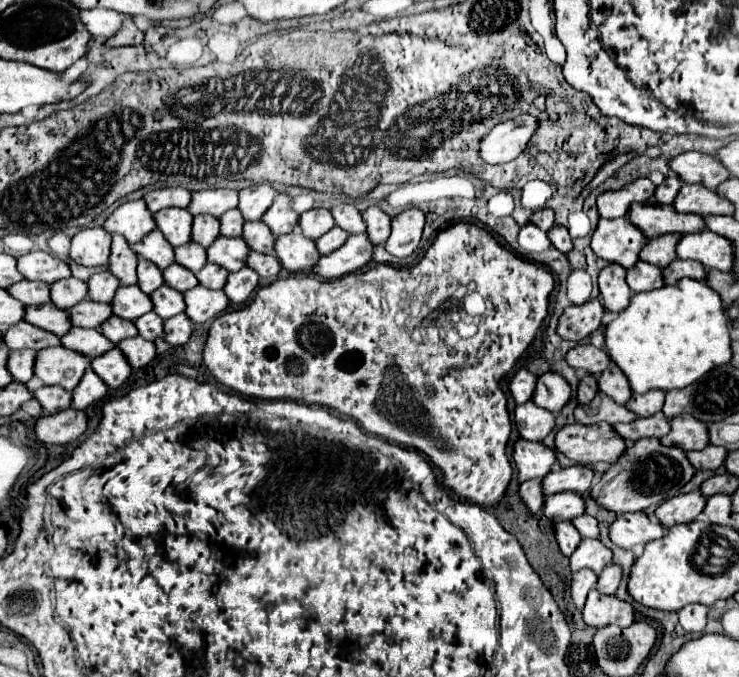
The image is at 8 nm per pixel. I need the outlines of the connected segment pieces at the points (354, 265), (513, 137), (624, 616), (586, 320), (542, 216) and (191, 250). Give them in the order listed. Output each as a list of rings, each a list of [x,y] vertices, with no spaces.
[[[368,234],[350,236],[342,248],[336,252],[322,256],[320,262],[314,266],[314,272],[324,278],[338,278],[350,272],[364,268],[374,256],[374,244],[368,240]]]
[[[524,112],[508,122],[496,124],[486,136],[484,136],[484,146],[480,144],[480,156],[488,164],[504,164],[520,156],[524,152],[528,138],[538,128],[538,120]]]
[[[594,588],[588,594],[588,602],[582,610],[582,616],[584,616],[584,622],[594,628],[602,628],[608,624],[618,624],[624,628],[634,622],[634,608],[632,604],[616,596],[604,596]]]
[[[590,298],[588,302],[580,306],[568,306],[564,314],[560,316],[558,322],[558,334],[564,340],[574,340],[580,342],[594,330],[602,326],[602,316],[604,316],[604,306],[600,298]]]
[[[542,208],[540,212],[534,212],[530,220],[534,220],[534,224],[538,228],[542,228],[544,232],[548,232],[554,226],[554,210],[552,208]]]
[[[188,242],[184,246],[178,246],[176,248],[176,262],[186,266],[192,272],[200,272],[200,268],[204,268],[208,262],[206,248],[200,248],[200,244],[196,244],[196,242]]]

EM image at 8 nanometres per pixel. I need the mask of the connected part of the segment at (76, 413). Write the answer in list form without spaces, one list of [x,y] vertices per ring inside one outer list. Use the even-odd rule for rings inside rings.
[[[72,406],[68,410],[40,416],[34,432],[36,438],[44,444],[68,444],[80,438],[86,432],[88,416],[84,410],[74,410]]]

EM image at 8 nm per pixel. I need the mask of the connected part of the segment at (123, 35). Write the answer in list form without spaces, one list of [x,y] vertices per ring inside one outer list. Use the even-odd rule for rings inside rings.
[[[126,18],[122,28],[106,40],[106,46],[108,48],[116,48],[116,46],[134,46],[134,44],[140,44],[144,40],[144,34],[136,28],[134,20],[132,18]]]

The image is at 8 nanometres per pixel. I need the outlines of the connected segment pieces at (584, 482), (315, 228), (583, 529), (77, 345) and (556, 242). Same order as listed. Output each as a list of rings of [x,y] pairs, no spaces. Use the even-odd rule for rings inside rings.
[[[570,466],[570,468],[560,468],[550,472],[548,476],[544,476],[542,480],[542,488],[544,494],[558,494],[558,492],[578,492],[578,494],[586,494],[590,484],[592,484],[592,476],[594,470],[590,466]]]
[[[312,208],[312,210],[308,210],[300,216],[300,226],[302,226],[304,236],[308,236],[312,240],[318,240],[322,234],[326,234],[334,226],[334,220],[332,220],[330,210]]]
[[[582,514],[578,518],[572,520],[574,526],[578,528],[578,532],[584,536],[584,538],[598,538],[600,530],[598,530],[598,520],[590,514]]]
[[[72,328],[64,338],[62,338],[62,346],[82,352],[90,358],[96,358],[104,352],[108,352],[110,348],[114,348],[112,342],[108,342],[108,338],[102,336],[100,330],[86,330],[86,328]]]
[[[556,224],[556,226],[548,232],[548,238],[550,238],[552,246],[558,248],[560,252],[564,252],[564,254],[568,254],[568,252],[572,250],[572,238],[570,238],[570,234],[568,234],[568,230],[566,230],[564,226]]]

